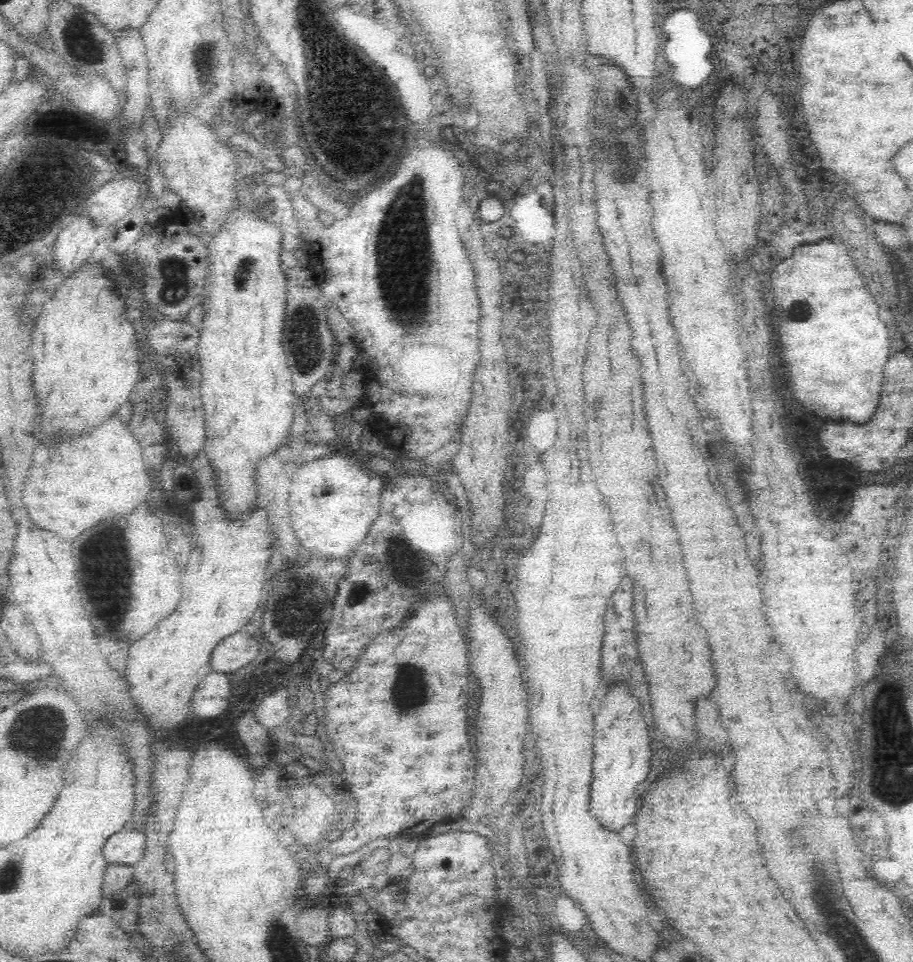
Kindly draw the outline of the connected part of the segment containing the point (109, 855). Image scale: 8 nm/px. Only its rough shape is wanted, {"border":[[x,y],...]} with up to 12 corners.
{"border":[[129,827],[112,834],[102,850],[109,866],[132,868],[148,847]]}

